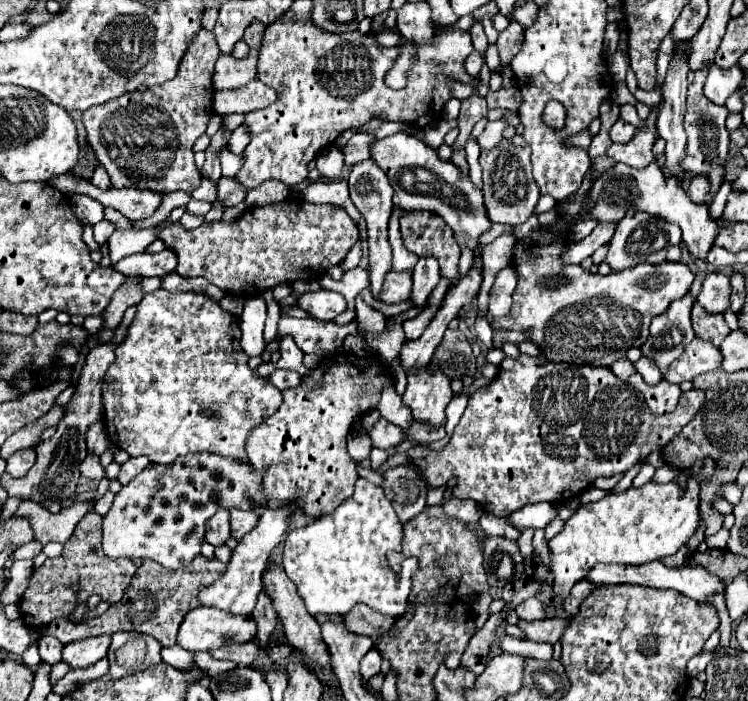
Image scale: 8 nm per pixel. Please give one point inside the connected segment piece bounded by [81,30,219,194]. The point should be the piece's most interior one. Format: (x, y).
(135, 137)

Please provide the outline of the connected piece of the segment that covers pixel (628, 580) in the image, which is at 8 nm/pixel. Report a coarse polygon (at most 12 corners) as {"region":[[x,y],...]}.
{"region":[[601,564],[595,584],[671,588],[711,602],[720,619],[720,647],[728,647],[732,620],[725,584],[703,570]]}

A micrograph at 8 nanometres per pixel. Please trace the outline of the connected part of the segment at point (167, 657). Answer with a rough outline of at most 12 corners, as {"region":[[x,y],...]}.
{"region":[[177,646],[163,648],[165,664],[187,672],[195,666],[193,654]]}

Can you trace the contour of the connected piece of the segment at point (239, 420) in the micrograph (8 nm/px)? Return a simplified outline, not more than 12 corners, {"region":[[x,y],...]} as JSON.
{"region":[[145,294],[103,376],[129,456],[247,458],[281,406],[215,298]]}

